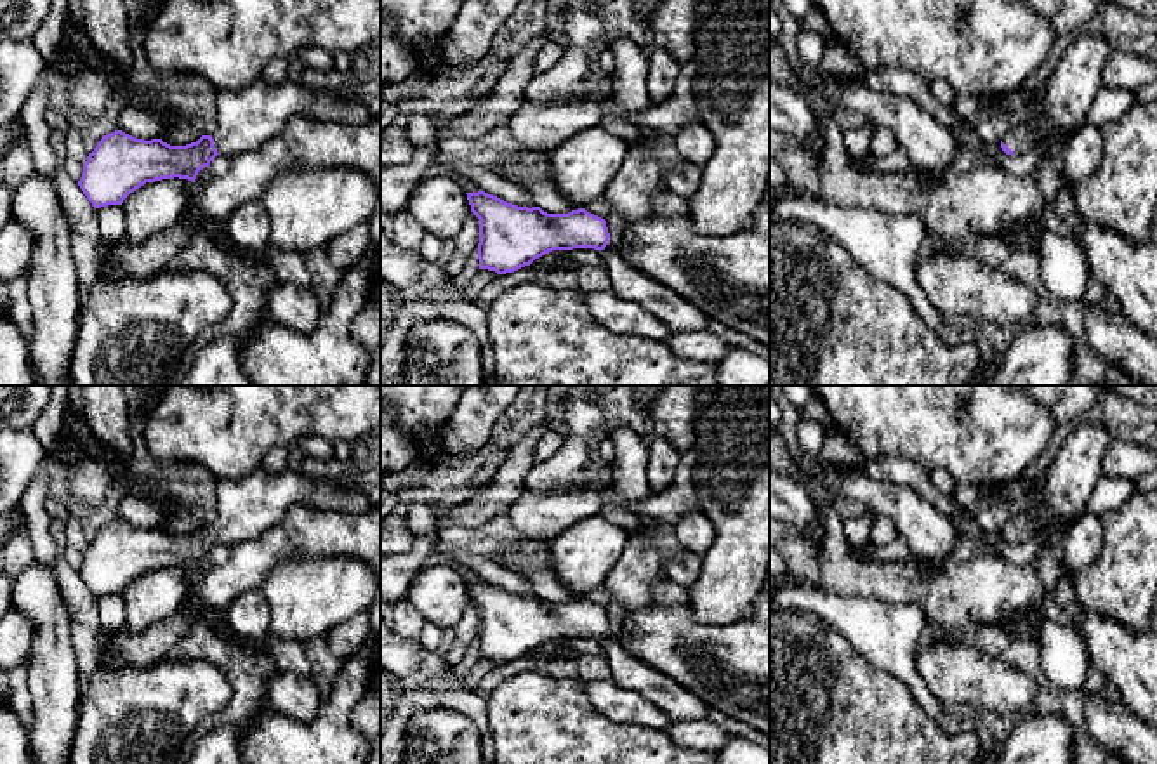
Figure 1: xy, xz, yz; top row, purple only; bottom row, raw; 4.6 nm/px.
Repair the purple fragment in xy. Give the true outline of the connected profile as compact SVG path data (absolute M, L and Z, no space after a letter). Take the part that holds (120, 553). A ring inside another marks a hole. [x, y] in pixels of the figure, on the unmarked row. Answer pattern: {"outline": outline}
{"outline": "M262 465L243 479L217 481L217 517L186 535L162 528L136 528L122 519L104 524L83 552L80 578L94 597L122 594L144 575L162 568L188 568L217 543L233 545L254 538L283 521L295 505L365 512L372 504L367 493L340 490L334 481L314 481L285 469L271 474Z"}

